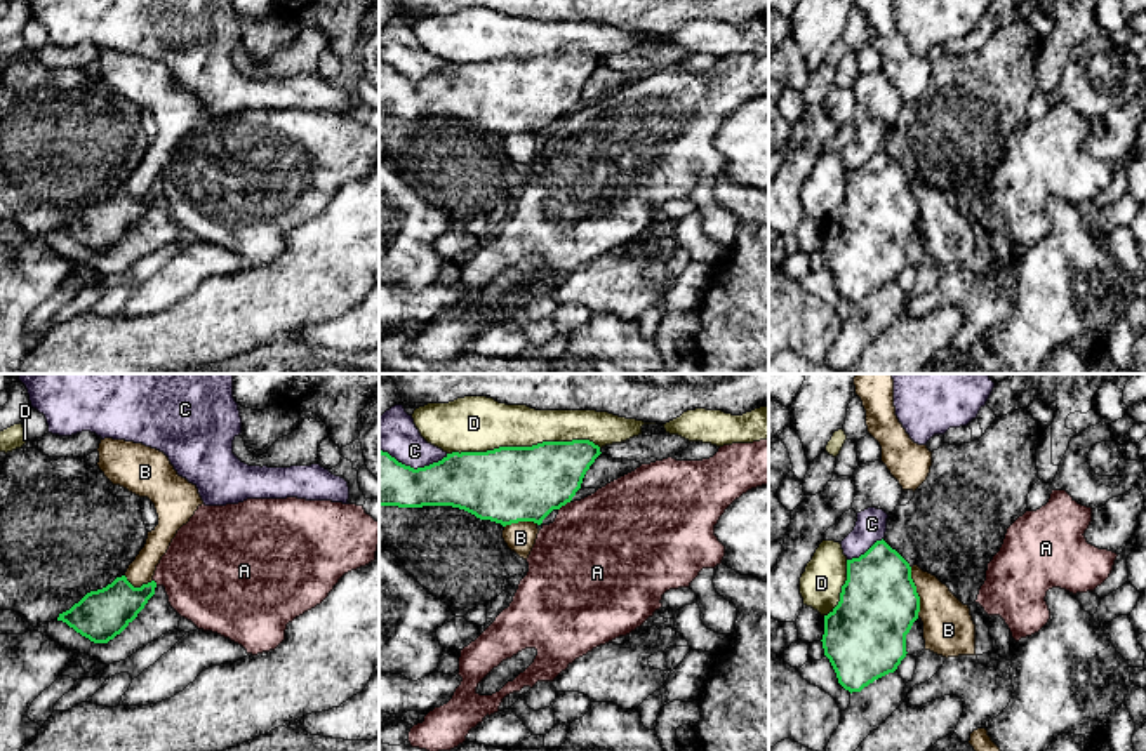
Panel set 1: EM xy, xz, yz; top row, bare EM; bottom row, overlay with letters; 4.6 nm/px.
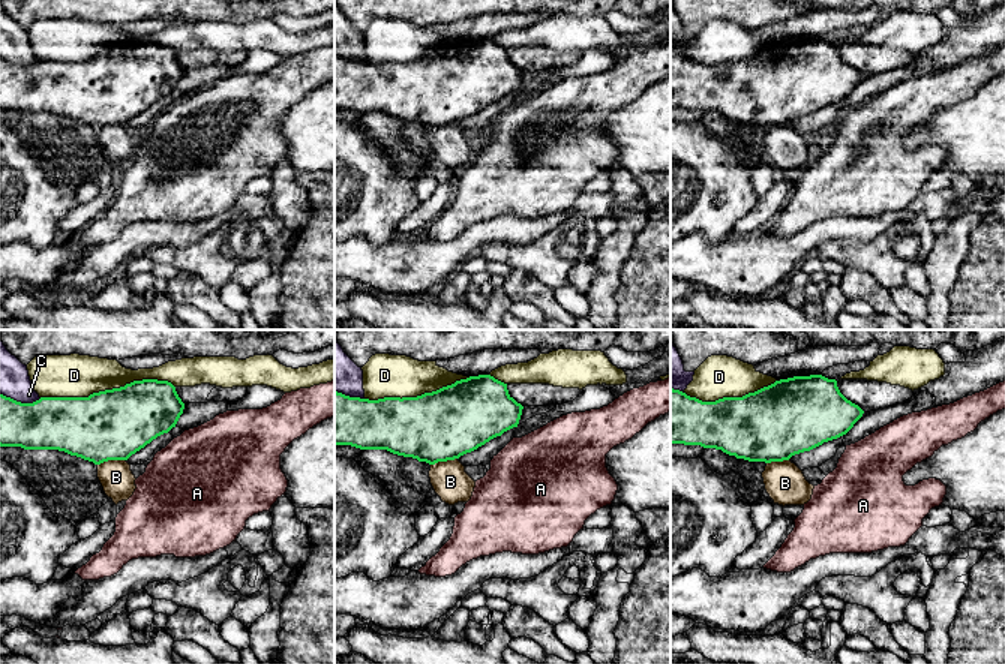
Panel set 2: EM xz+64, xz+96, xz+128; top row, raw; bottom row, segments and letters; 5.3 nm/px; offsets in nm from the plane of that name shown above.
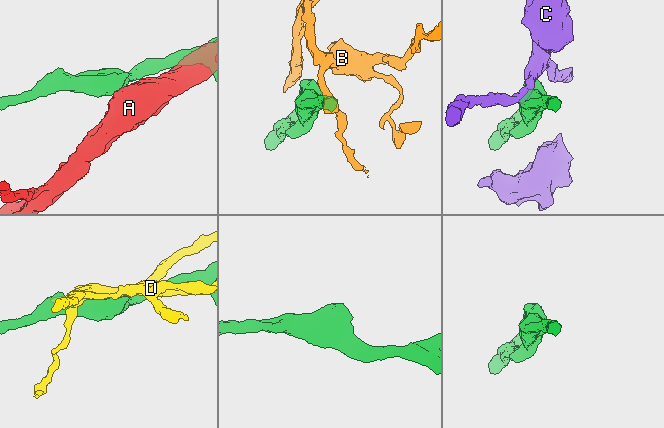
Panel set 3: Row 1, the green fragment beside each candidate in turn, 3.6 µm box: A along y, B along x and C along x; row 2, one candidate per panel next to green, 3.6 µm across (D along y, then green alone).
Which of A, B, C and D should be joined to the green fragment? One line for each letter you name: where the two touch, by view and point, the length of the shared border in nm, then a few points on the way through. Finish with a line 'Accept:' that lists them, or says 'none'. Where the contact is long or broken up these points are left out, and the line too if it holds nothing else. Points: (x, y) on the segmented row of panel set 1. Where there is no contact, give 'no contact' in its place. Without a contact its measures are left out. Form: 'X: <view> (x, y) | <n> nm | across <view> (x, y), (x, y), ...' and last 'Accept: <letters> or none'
Accept: none

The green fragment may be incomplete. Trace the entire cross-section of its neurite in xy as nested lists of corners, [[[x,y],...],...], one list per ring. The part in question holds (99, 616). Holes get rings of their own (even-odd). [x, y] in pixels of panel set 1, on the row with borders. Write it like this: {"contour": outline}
{"contour": [[[125,575],[117,577],[106,588],[87,593],[70,610],[59,614],[57,621],[94,643],[108,643],[137,617],[155,595],[155,588],[155,581],[134,588]]]}

